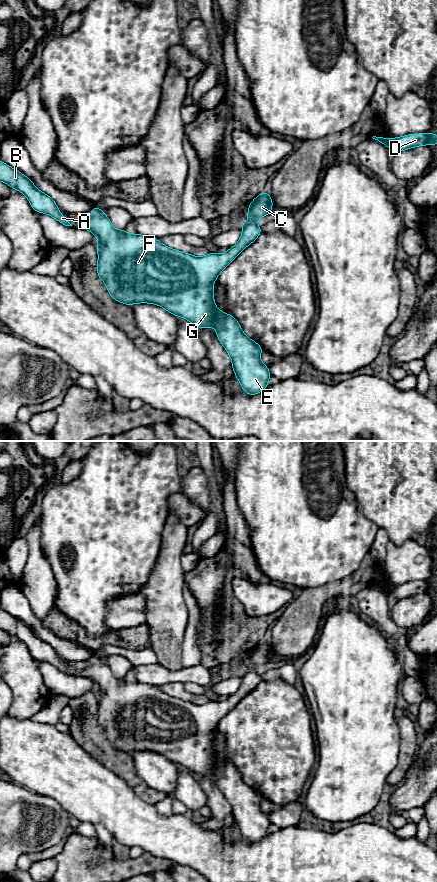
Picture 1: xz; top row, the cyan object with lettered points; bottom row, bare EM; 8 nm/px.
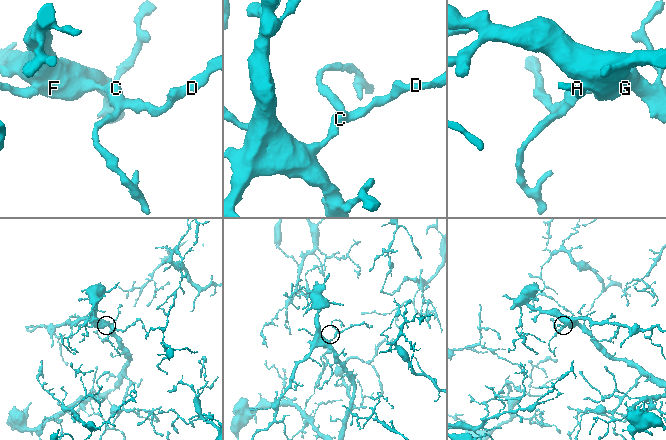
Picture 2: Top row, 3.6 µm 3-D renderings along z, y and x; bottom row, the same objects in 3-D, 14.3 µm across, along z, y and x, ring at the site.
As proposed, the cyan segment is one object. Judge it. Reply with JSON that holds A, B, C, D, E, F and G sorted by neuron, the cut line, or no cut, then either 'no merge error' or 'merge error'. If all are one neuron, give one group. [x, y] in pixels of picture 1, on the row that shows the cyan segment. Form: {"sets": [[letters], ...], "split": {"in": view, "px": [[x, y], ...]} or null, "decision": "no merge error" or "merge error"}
{"sets": [["A", "B", "C", "D", "E", "F", "G"]], "split": null, "decision": "no merge error"}

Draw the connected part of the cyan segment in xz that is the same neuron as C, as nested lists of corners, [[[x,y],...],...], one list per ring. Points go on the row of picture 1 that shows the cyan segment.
[[[262,192],[250,202],[247,212],[249,222],[240,223],[243,232],[237,244],[224,254],[209,253],[203,257],[171,249],[154,237],[116,230],[103,210],[95,206],[91,209],[91,216],[80,228],[89,230],[98,237],[97,273],[113,299],[130,306],[134,303],[156,304],[172,315],[187,319],[200,329],[214,327],[218,340],[232,359],[235,377],[240,381],[243,391],[256,395],[268,387],[267,382],[271,377],[268,366],[260,360],[263,348],[242,332],[232,314],[227,315],[215,306],[213,284],[222,270],[257,239],[262,229],[256,224],[256,220],[270,214],[273,206],[270,194]]]

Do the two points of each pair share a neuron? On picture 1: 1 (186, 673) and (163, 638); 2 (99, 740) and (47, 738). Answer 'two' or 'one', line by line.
1: two
2: two

